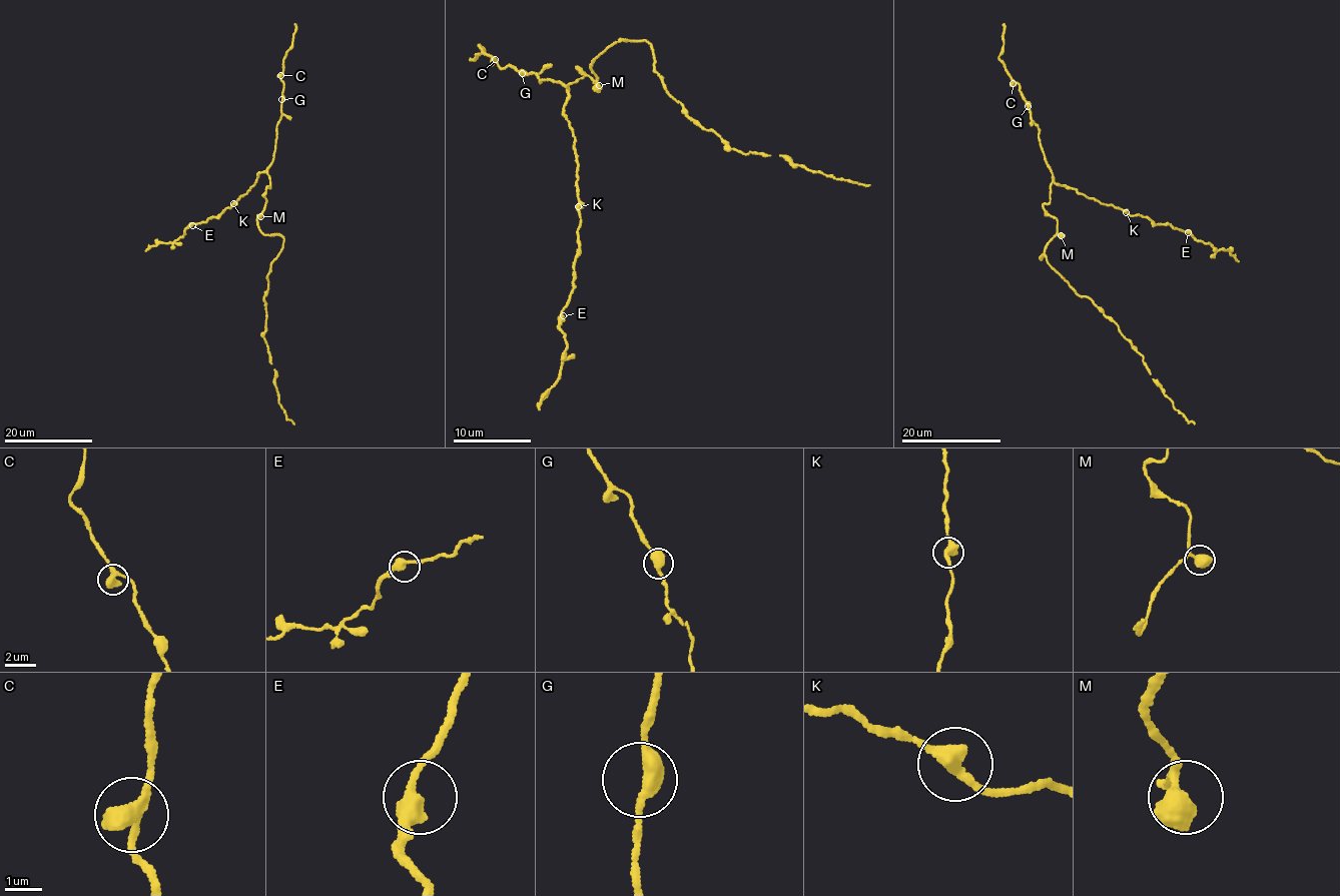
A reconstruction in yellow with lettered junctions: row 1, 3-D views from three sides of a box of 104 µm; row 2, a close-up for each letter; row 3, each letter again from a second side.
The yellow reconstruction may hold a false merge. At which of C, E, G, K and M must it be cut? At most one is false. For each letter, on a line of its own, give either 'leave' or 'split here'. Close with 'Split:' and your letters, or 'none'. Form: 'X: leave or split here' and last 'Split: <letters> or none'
C: leave
E: leave
G: leave
K: leave
M: leave
Split: none

